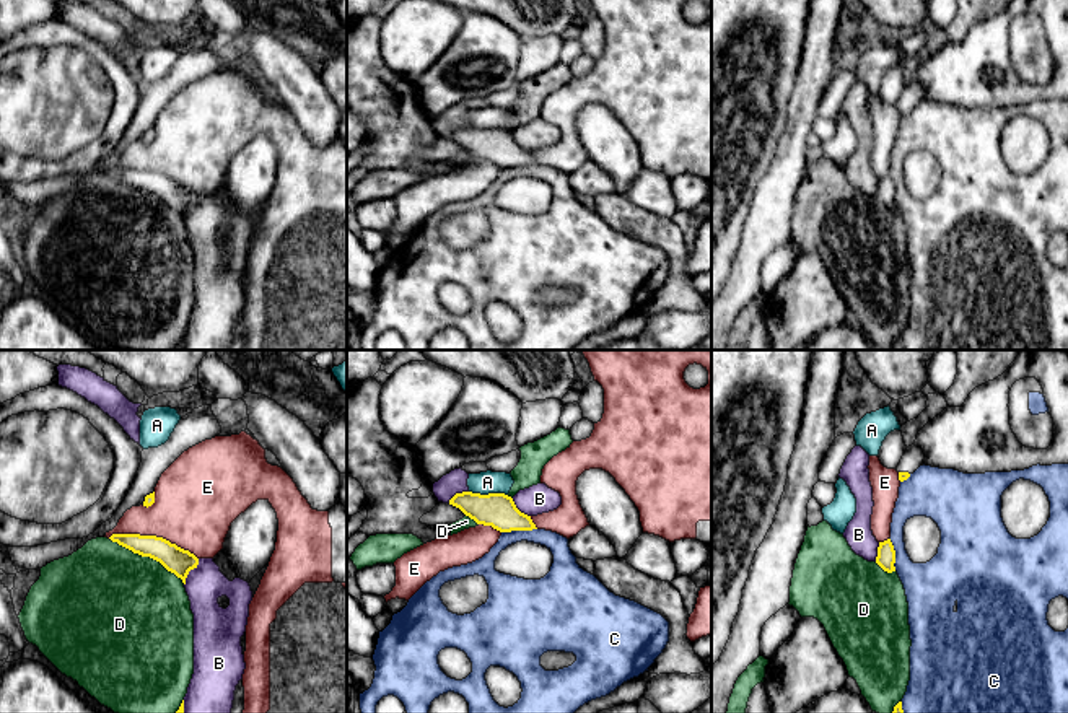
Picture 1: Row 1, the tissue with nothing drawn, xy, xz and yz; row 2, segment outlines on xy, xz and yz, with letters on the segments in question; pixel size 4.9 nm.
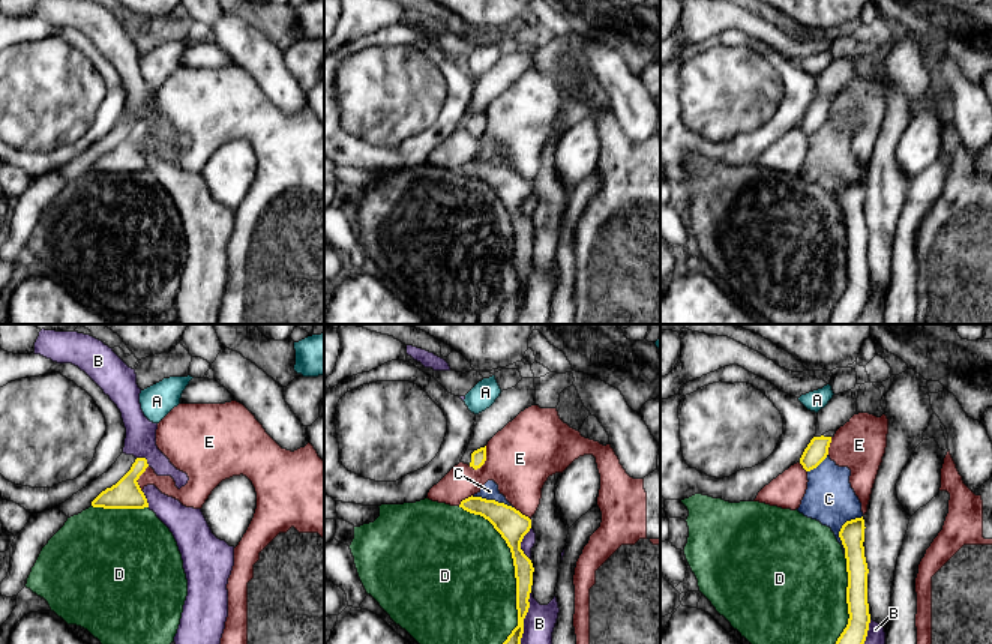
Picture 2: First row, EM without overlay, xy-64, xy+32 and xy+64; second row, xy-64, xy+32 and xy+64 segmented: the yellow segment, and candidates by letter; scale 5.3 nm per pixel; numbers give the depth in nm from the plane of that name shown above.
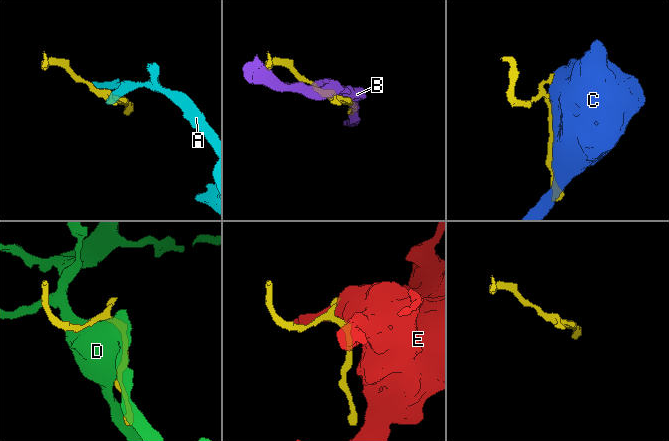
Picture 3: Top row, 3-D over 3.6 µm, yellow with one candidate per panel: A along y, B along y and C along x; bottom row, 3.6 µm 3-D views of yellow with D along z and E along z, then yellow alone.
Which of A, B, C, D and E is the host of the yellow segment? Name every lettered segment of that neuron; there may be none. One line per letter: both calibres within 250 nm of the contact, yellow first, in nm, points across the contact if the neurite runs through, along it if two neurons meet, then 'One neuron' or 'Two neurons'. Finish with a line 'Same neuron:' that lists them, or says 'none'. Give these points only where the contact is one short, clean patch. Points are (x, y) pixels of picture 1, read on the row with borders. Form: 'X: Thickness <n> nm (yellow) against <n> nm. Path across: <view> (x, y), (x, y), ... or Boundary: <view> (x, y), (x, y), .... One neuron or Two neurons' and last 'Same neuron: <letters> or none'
A: Thickness 170 nm (yellow) against 110 nm. Boundary: xz (469, 490), (507, 495). Two neurons
B: Thickness 130 nm (yellow) against 190 nm. Two neurons
C: Thickness 170 nm (yellow) against 100 nm. Two neurons
D: Thickness 130 nm (yellow) against 480 nm. Two neurons
E: Thickness 130 nm (yellow) against 400 nm. Two neurons
Same neuron: none

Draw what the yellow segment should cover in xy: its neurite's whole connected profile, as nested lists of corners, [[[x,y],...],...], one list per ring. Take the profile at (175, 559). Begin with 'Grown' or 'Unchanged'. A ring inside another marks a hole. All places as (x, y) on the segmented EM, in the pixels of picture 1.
Unchanged. [[[112,534],[109,539],[132,550],[134,553],[160,562],[168,571],[181,578],[184,584],[189,571],[199,565],[199,558],[194,553],[177,547],[176,544],[171,544],[163,537]]]

